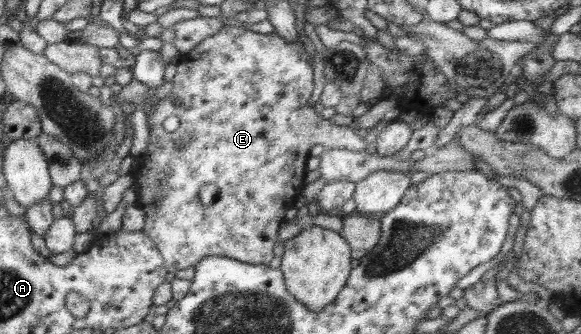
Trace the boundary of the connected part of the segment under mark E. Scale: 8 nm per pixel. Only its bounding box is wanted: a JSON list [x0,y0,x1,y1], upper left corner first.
[128,25,369,273]

